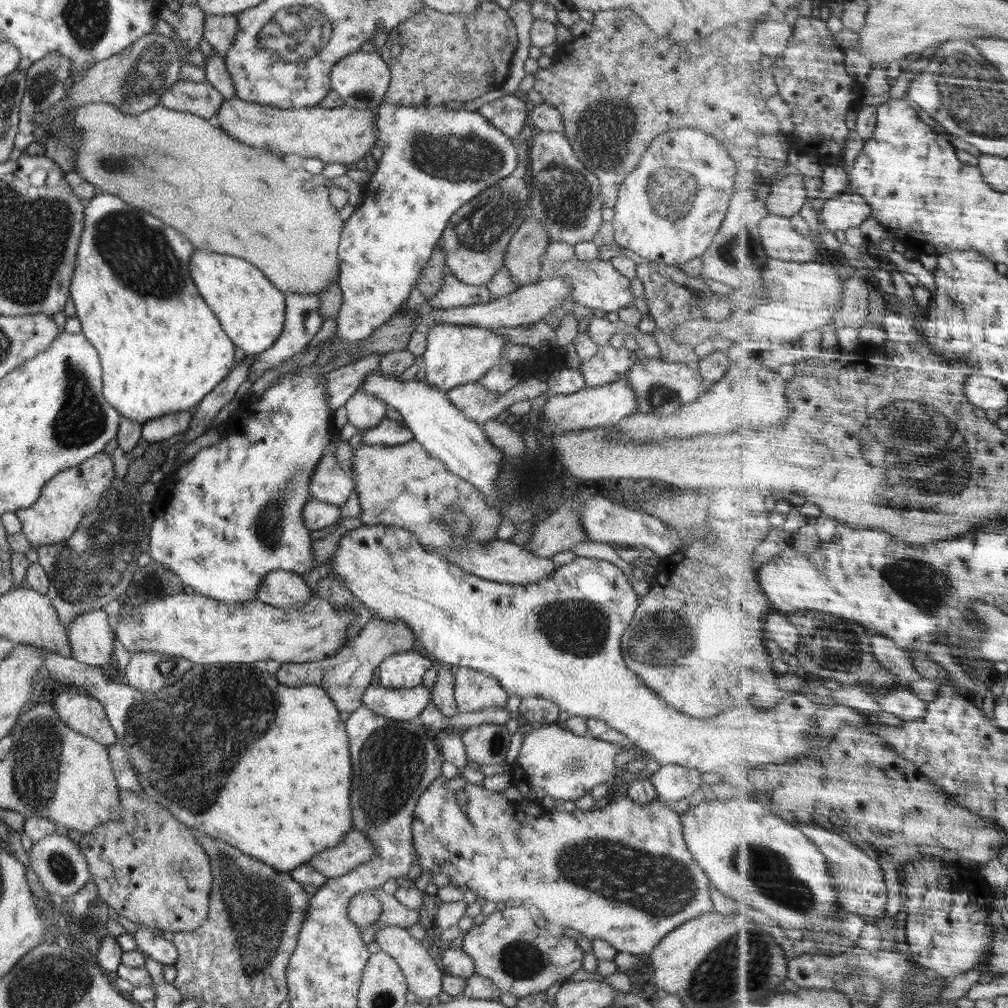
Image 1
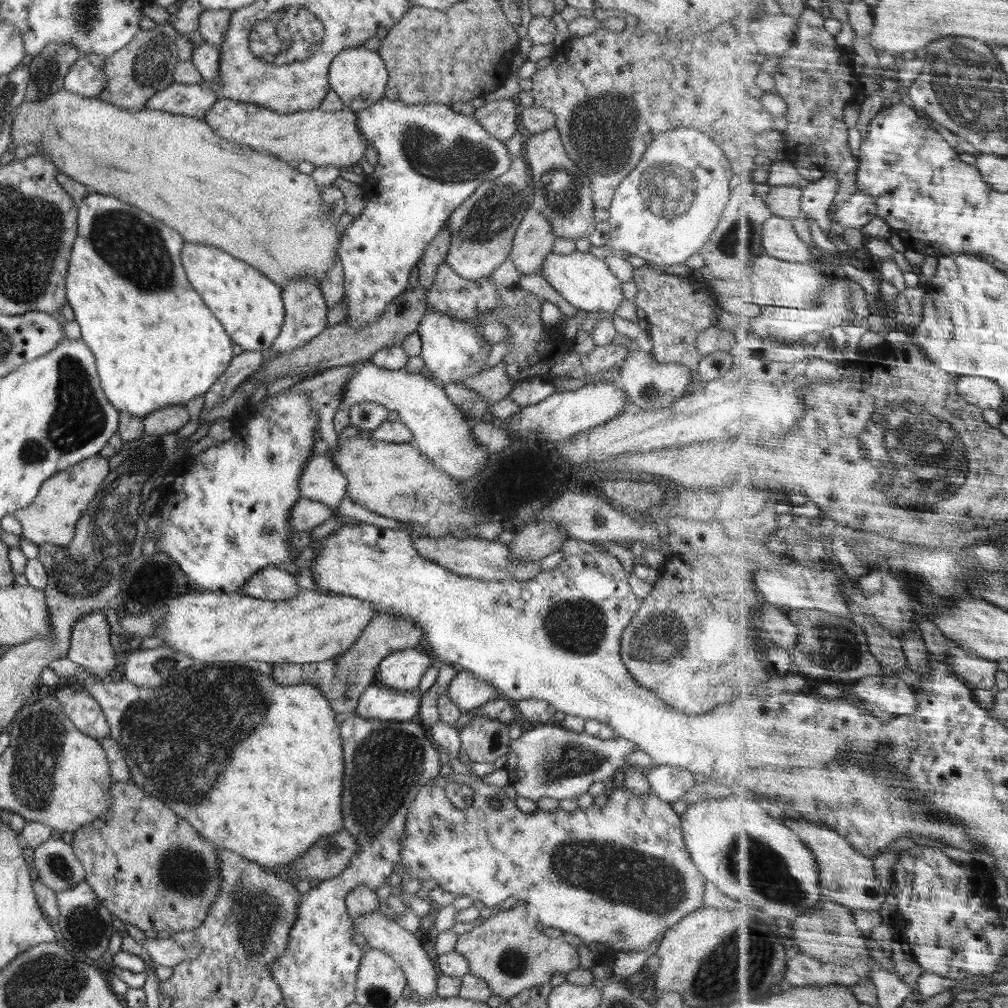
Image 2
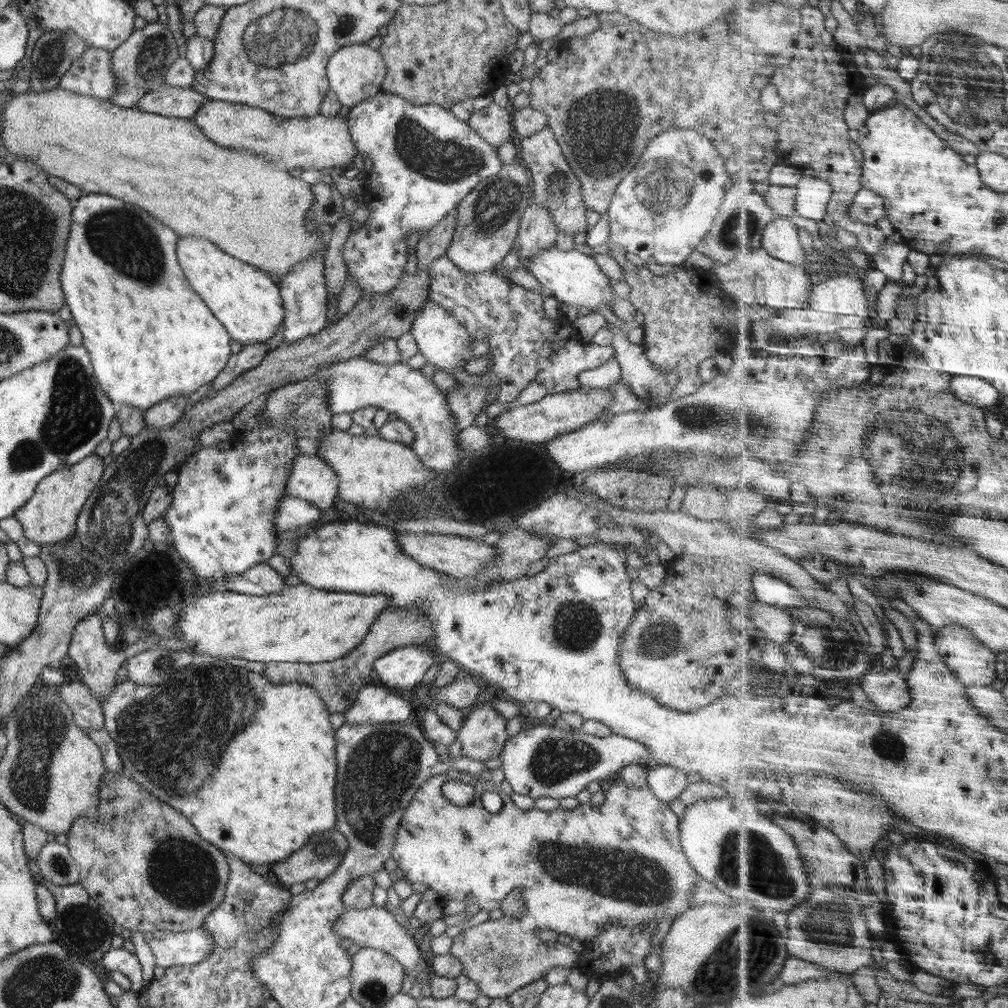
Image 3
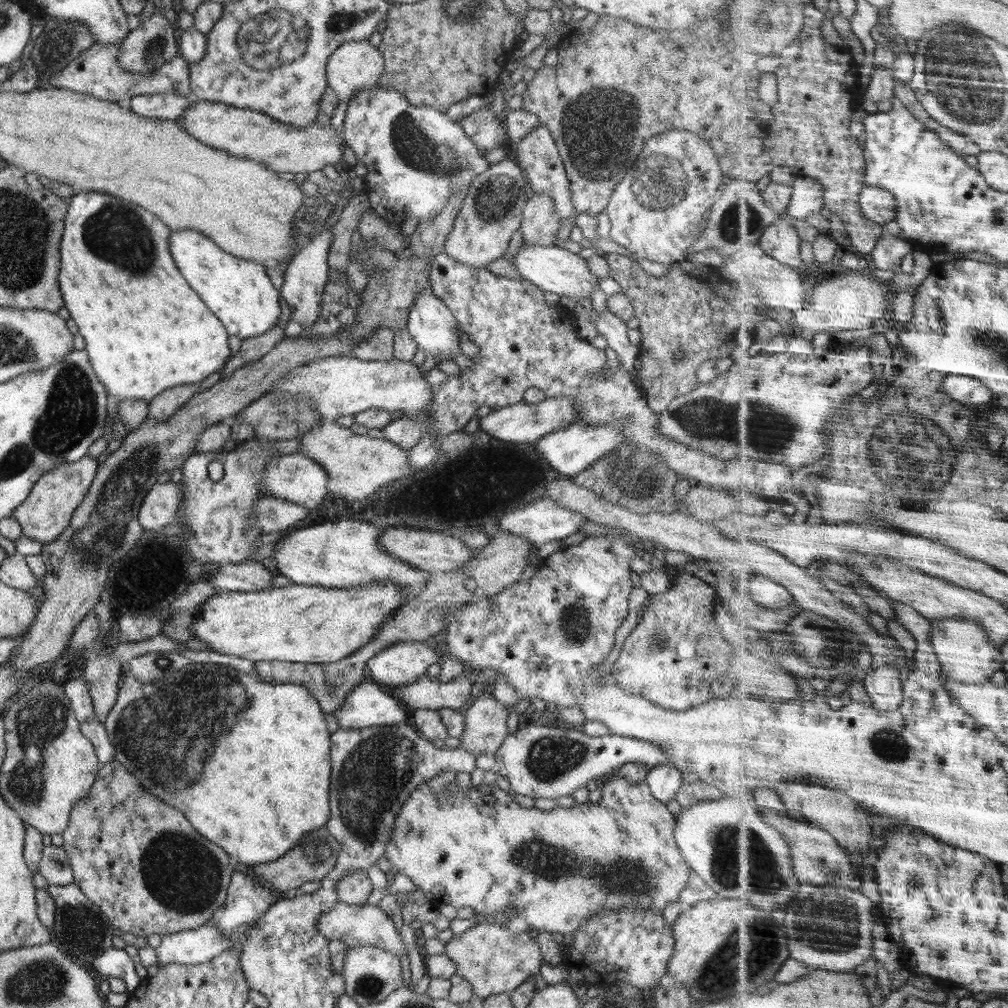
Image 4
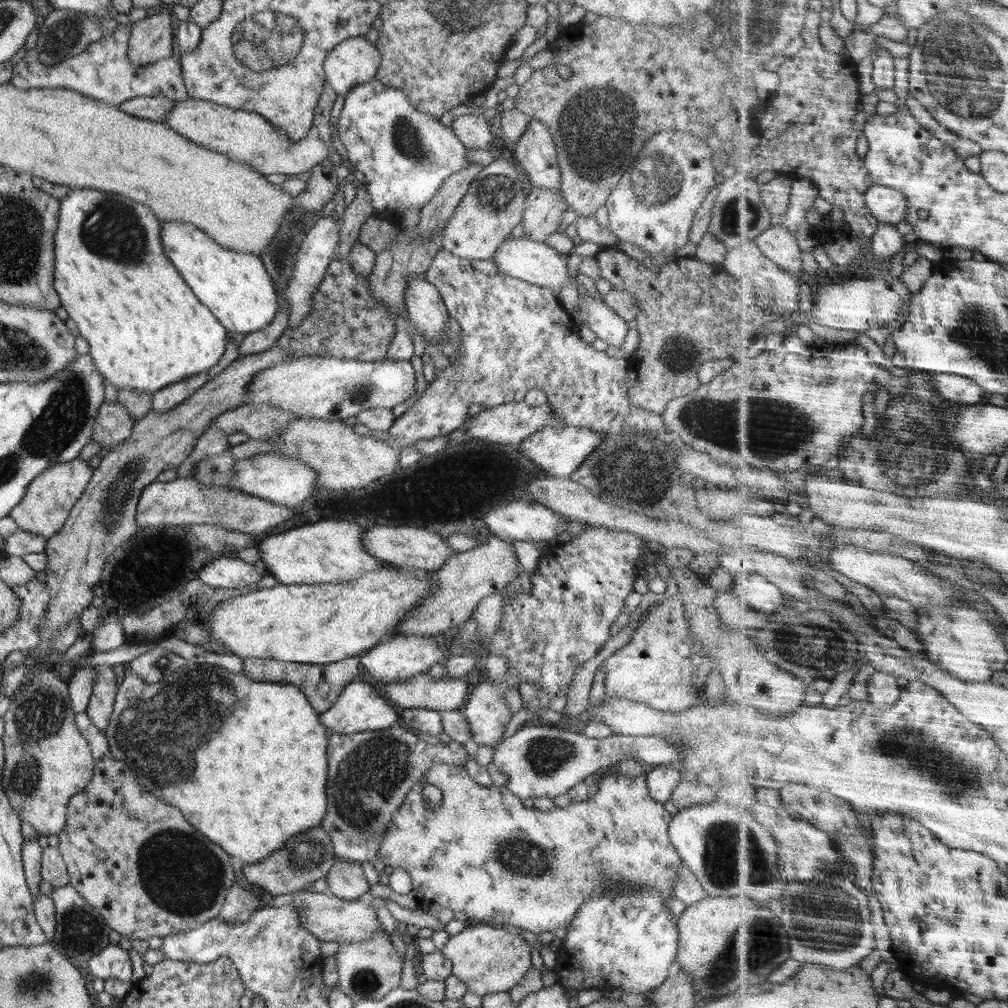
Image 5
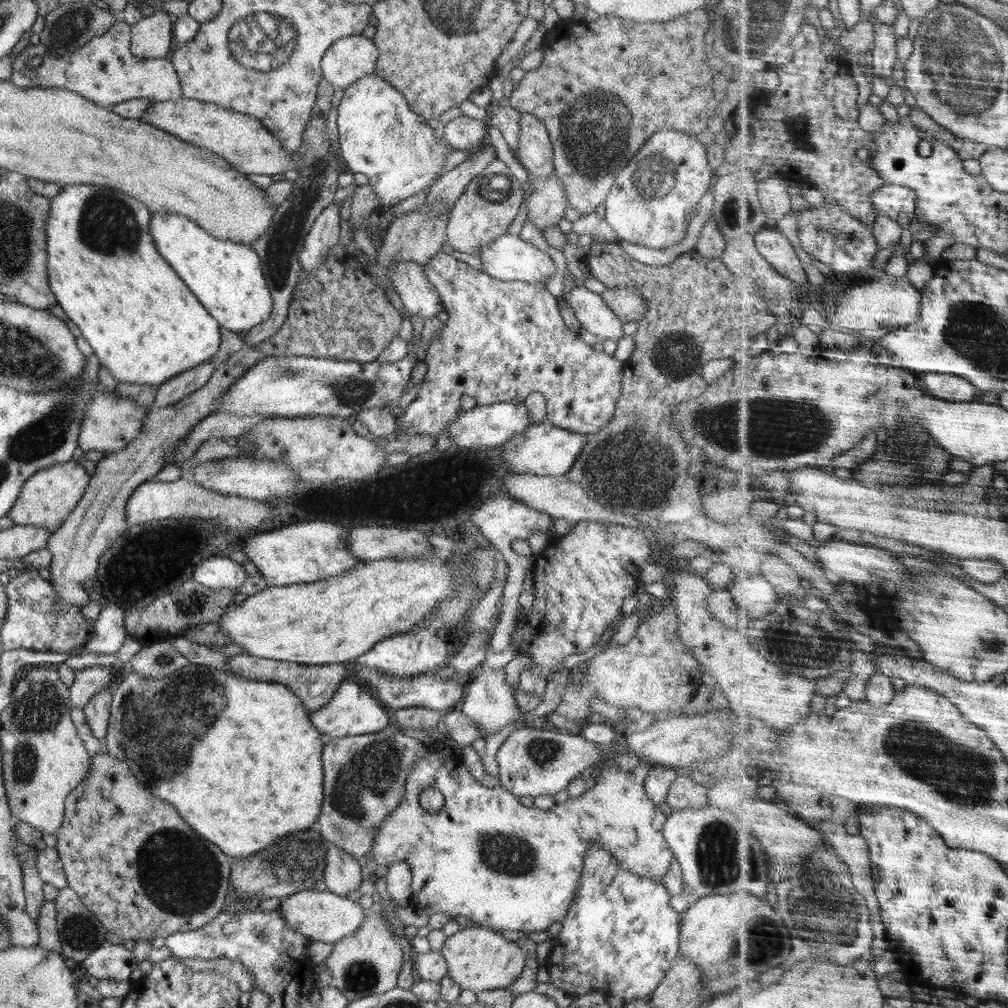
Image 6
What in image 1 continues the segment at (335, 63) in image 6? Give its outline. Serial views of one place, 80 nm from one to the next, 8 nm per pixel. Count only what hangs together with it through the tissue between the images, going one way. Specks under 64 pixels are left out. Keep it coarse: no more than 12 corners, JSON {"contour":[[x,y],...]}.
{"contour":[[379,53],[336,61],[331,88],[345,105],[375,108],[391,72]]}

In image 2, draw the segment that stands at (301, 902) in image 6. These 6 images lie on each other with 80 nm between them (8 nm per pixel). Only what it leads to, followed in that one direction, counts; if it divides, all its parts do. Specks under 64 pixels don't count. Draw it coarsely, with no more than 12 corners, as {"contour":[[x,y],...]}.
{"contour":[[381,911],[353,922],[372,949],[398,962],[416,998],[438,972],[413,932]]}

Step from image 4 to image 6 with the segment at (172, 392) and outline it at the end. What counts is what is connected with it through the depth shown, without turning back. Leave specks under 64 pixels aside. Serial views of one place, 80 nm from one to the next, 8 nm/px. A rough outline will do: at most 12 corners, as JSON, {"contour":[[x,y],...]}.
{"contour":[[214,364],[163,382],[152,406],[165,407],[192,394],[212,377]]}

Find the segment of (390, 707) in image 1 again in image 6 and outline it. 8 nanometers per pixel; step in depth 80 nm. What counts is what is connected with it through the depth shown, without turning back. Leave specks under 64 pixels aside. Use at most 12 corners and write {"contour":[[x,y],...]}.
{"contour":[[352,682],[309,717],[331,738],[394,726],[389,710]]}

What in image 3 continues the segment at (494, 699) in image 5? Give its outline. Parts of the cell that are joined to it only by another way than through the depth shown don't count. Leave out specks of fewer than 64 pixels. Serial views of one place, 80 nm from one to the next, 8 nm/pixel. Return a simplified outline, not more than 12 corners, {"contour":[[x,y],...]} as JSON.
{"contour":[[490,701],[472,707],[457,731],[462,754],[497,758],[509,737]]}

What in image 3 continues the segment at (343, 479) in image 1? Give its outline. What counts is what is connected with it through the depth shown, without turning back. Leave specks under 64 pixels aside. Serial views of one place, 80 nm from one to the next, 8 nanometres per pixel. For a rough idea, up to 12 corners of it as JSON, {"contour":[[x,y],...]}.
{"contour":[[314,455],[292,461],[288,496],[335,507],[338,475]]}

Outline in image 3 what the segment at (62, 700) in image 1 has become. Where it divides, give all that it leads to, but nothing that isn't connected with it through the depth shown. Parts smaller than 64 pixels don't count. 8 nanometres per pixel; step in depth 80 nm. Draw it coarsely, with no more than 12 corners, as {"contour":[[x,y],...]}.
{"contour":[[86,685],[58,690],[84,732],[104,729],[103,706]]}

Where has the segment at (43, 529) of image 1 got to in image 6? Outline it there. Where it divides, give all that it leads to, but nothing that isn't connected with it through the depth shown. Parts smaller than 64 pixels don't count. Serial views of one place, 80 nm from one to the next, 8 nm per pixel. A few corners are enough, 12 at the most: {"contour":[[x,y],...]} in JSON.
{"contour":[[70,460],[35,472],[7,512],[51,534],[91,479]]}

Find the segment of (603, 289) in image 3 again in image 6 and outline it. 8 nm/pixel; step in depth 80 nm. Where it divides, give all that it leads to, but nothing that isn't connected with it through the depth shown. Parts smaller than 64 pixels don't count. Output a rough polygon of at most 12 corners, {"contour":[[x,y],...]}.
{"contour":[[504,233],[479,252],[498,280],[546,284],[558,270],[548,253]]}

